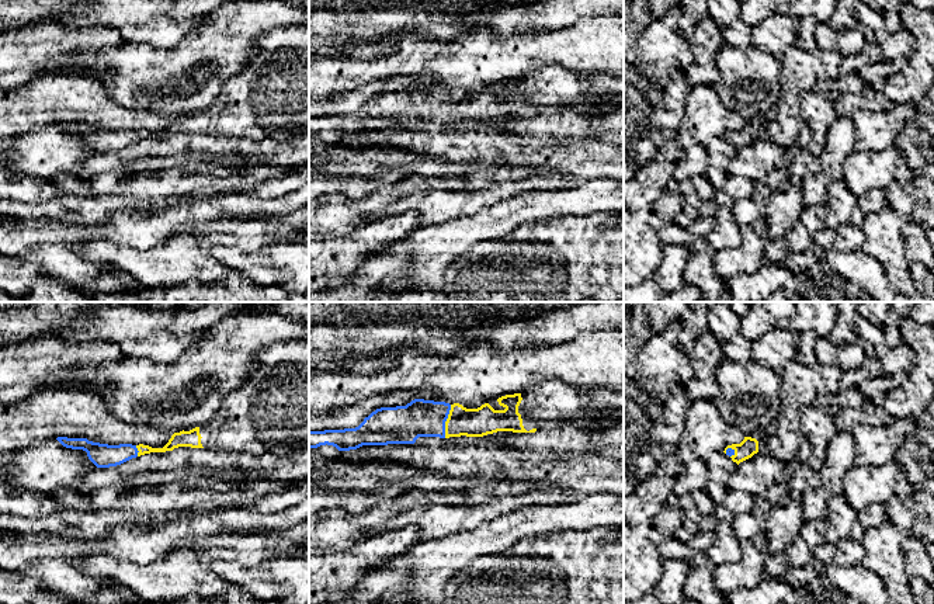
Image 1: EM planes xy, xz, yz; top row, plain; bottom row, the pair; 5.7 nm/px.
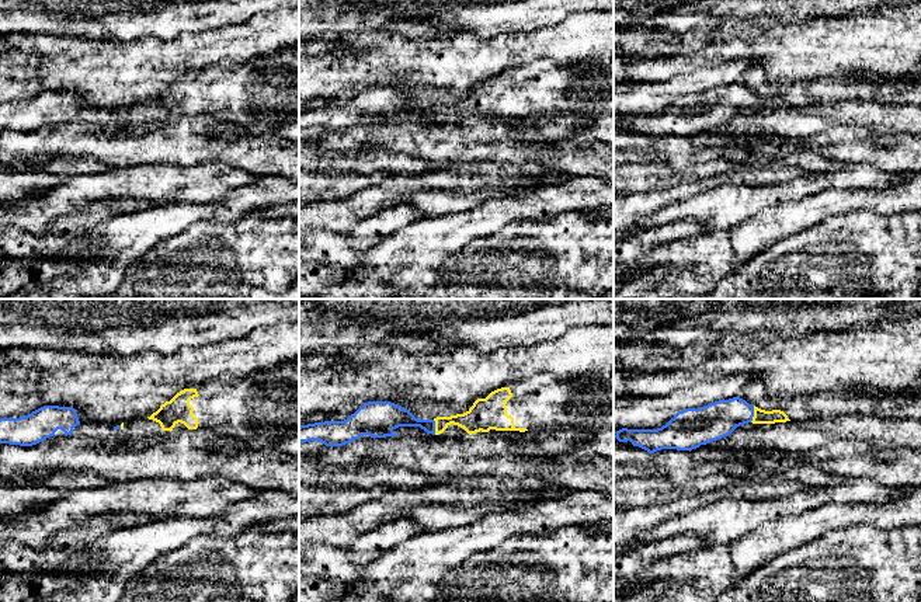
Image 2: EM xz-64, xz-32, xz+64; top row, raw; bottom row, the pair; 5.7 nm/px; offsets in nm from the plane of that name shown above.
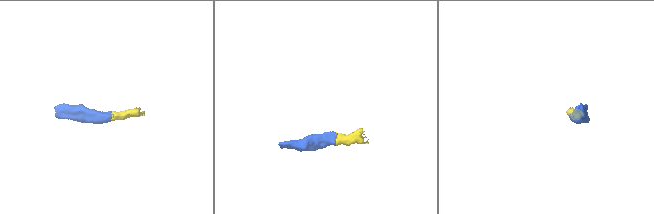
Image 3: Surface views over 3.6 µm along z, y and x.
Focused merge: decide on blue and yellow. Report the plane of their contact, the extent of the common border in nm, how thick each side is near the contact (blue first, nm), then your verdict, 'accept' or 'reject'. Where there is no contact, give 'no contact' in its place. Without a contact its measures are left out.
xz | 200 nm | 220/160 nm | accept

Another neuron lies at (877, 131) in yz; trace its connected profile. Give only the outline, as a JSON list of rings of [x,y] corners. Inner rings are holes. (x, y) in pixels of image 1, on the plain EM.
[[[858,110],[851,119],[857,131],[854,142],[855,152],[882,152],[895,146],[896,138],[905,125],[895,110]]]

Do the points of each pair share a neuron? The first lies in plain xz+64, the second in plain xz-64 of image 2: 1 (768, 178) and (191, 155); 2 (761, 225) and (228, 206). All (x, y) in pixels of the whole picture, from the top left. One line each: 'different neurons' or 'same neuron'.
1: different neurons
2: same neuron

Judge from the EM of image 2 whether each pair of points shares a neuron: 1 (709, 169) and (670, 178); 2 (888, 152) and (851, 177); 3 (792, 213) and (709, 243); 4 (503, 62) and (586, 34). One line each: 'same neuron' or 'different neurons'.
1: same neuron
2: different neurons
3: different neurons
4: same neuron

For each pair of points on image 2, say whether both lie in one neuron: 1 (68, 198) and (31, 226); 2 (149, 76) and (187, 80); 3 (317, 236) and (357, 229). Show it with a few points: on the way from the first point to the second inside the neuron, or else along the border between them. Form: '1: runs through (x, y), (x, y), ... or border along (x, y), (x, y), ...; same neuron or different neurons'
1: runs through (59, 198), (40, 218); same neuron
2: border along (195, 73), (181, 75), (152, 100); different neurons
3: runs through (329, 240), (353, 240); same neuron

